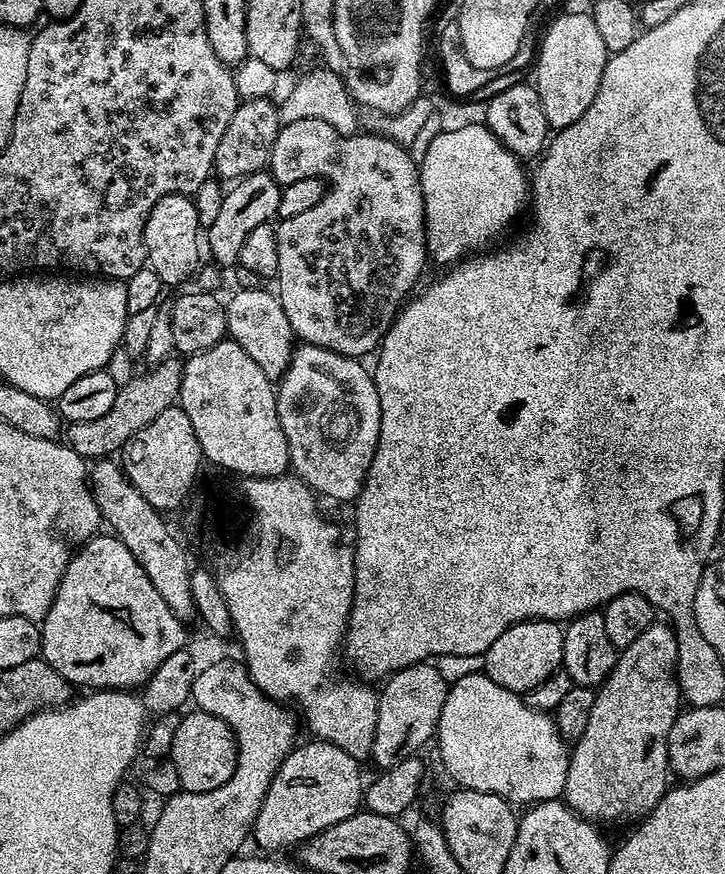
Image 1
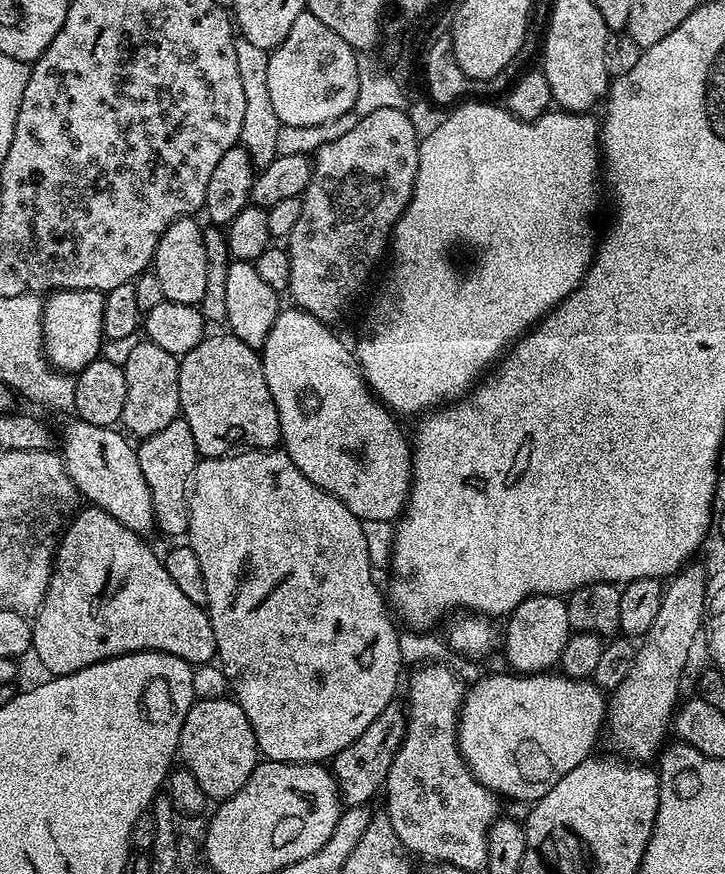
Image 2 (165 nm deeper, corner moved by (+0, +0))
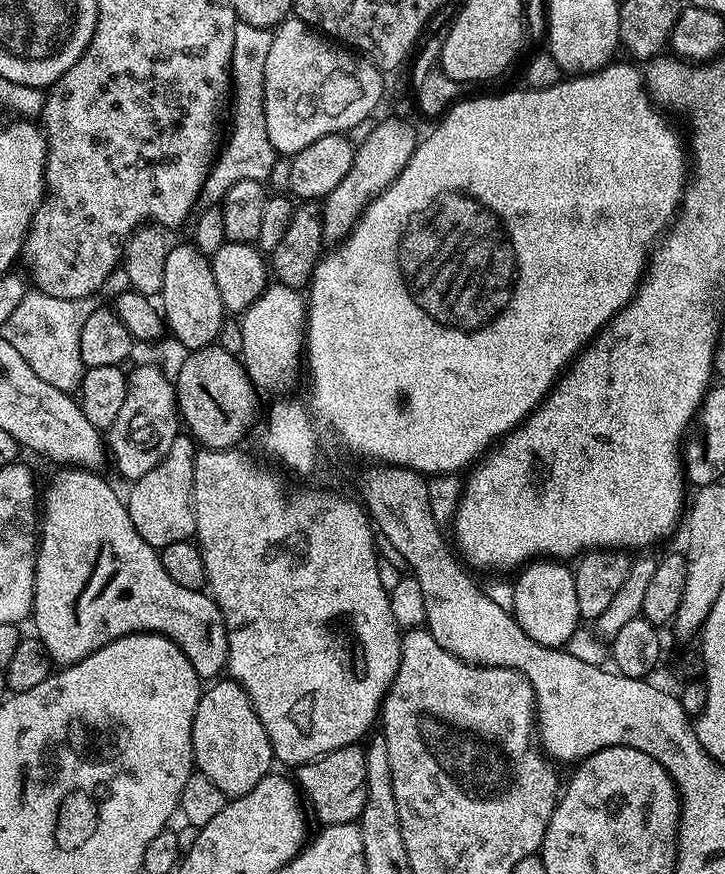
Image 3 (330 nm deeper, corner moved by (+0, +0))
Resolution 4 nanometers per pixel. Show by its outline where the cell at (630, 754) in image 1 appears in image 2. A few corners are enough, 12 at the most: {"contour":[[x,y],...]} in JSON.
{"contour":[[709,573],[667,581],[630,674],[611,689],[606,740],[652,762],[665,747]]}

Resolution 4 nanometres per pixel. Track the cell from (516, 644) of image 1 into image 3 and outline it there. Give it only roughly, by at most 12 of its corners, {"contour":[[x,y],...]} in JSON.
{"contour":[[544,558],[514,580],[518,626],[547,648],[582,624],[573,569]]}

